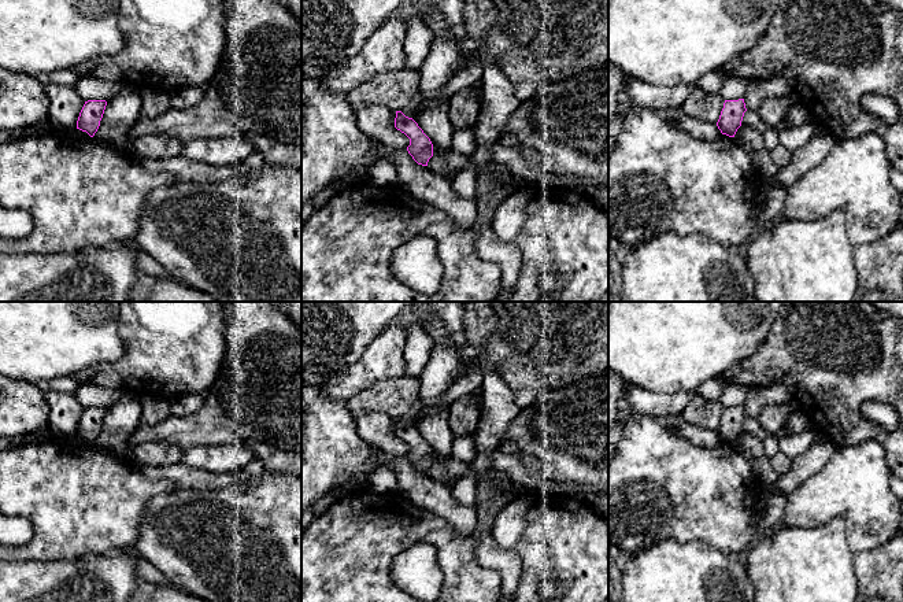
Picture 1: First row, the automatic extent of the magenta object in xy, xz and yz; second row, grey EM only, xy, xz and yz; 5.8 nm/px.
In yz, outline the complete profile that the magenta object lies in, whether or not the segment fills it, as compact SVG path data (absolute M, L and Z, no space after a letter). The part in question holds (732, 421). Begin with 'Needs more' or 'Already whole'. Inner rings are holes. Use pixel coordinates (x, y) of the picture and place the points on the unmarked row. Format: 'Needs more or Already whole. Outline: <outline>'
Already whole. Outline: M744 406L725 407L719 426L717 429L722 442L734 444L737 436L741 433L744 420L747 418Z

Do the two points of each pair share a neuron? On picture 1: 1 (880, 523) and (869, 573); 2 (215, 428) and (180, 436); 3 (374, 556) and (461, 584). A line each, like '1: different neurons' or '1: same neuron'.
1: different neurons
2: same neuron
3: same neuron

